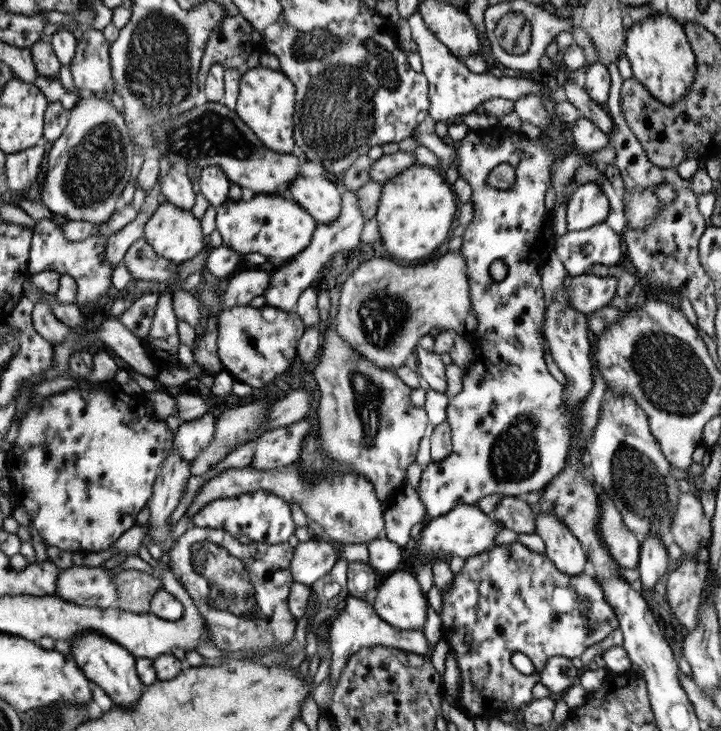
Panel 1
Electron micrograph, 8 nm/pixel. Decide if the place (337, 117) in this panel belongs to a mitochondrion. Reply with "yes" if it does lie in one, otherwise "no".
yes

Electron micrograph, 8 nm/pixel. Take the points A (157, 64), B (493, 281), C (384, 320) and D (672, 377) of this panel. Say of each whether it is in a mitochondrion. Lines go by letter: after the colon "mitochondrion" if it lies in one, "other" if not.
A: mitochondrion
B: other
C: mitochondrion
D: mitochondrion

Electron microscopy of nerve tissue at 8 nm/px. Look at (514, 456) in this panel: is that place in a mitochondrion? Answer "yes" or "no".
yes

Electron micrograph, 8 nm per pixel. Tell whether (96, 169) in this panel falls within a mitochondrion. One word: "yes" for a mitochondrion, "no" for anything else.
yes

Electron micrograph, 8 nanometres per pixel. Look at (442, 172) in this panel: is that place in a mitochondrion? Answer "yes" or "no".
no

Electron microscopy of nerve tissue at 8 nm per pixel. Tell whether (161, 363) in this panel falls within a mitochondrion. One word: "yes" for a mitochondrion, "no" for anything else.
no

